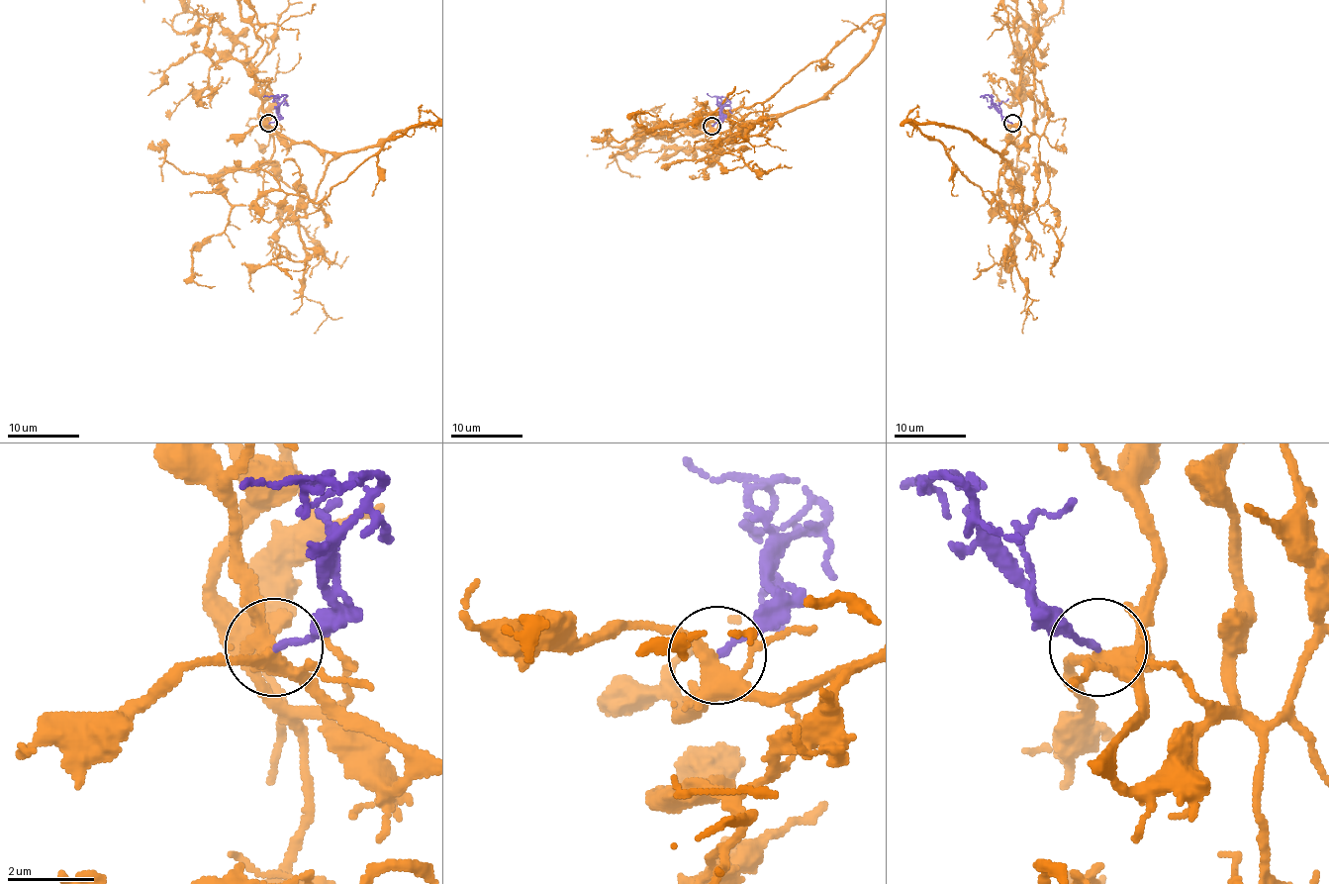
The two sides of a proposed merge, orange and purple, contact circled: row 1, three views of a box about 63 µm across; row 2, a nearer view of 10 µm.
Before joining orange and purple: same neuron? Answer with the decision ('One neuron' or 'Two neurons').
One neuron

